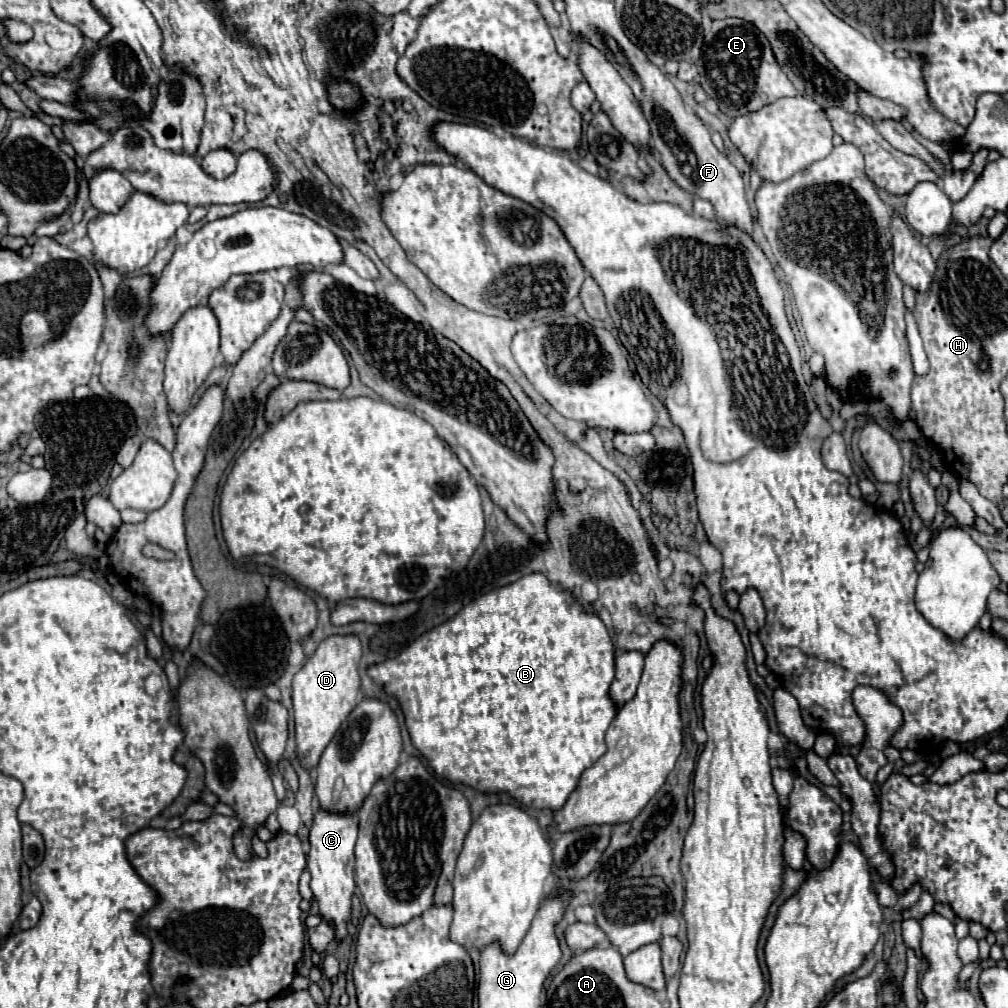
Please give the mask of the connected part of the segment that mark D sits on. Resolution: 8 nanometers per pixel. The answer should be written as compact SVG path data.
M329 636L319 644L315 654L293 678L293 718L297 758L303 768L311 770L319 764L325 746L331 742L341 722L357 706L361 688L359 666L361 644L357 636Z

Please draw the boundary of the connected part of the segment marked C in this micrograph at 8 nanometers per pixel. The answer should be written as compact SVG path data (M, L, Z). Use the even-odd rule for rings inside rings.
M321 810L315 814L311 828L311 850L307 866L311 872L311 890L319 904L321 918L333 926L335 940L341 942L347 936L347 922L351 918L351 896L355 890L353 864L355 864L355 842L357 842L357 820L351 814L333 814Z

